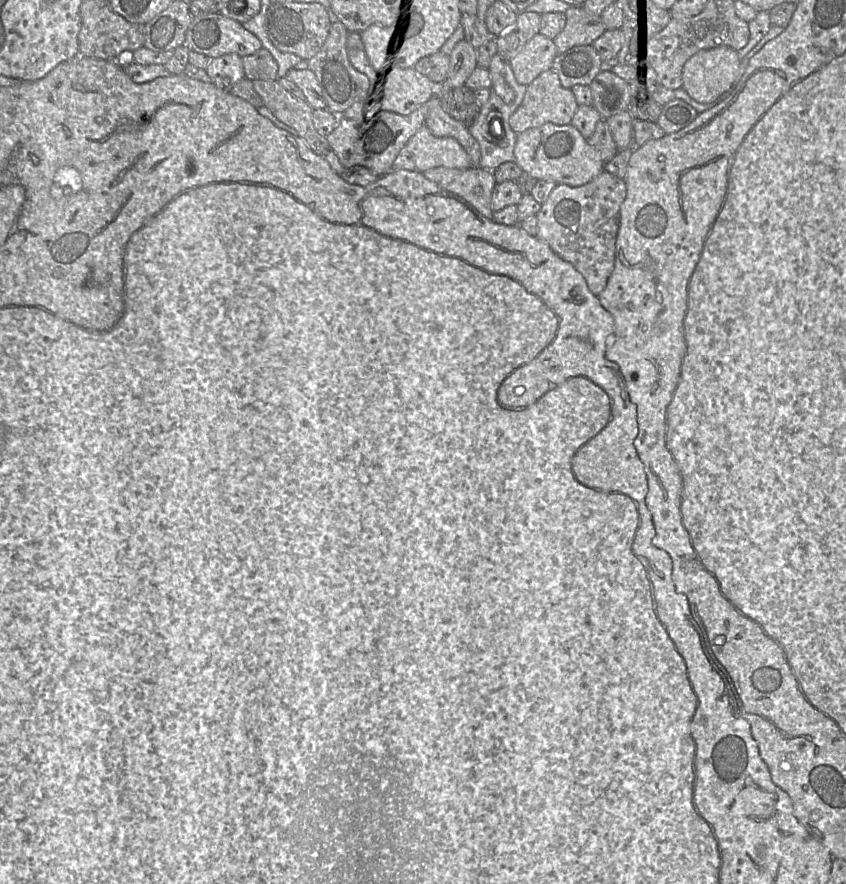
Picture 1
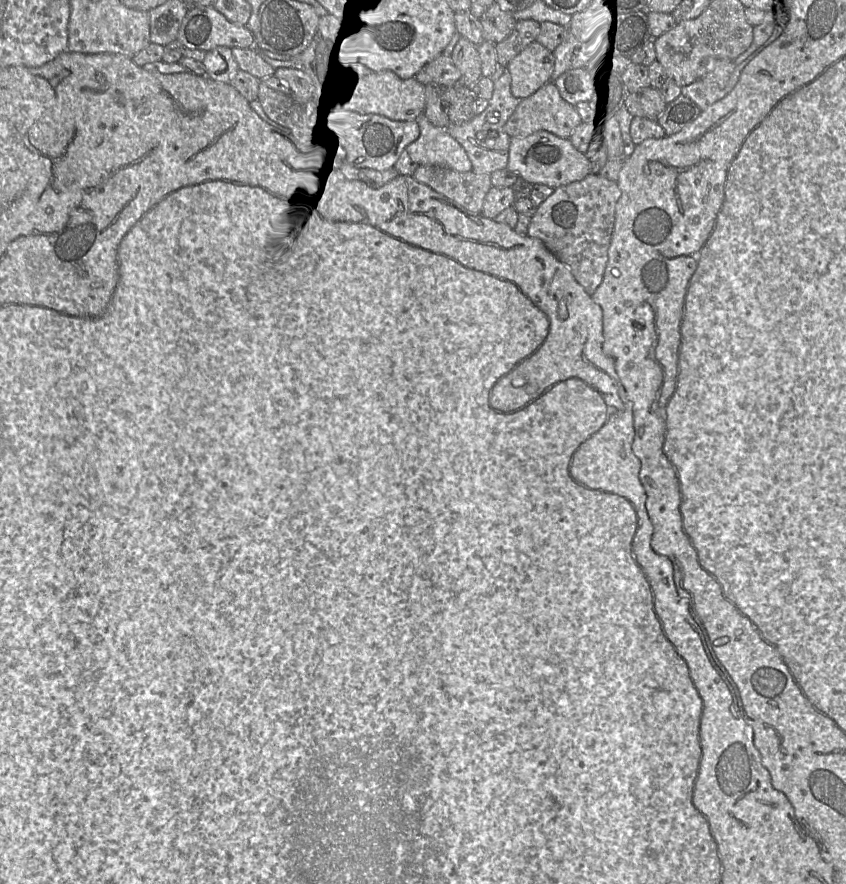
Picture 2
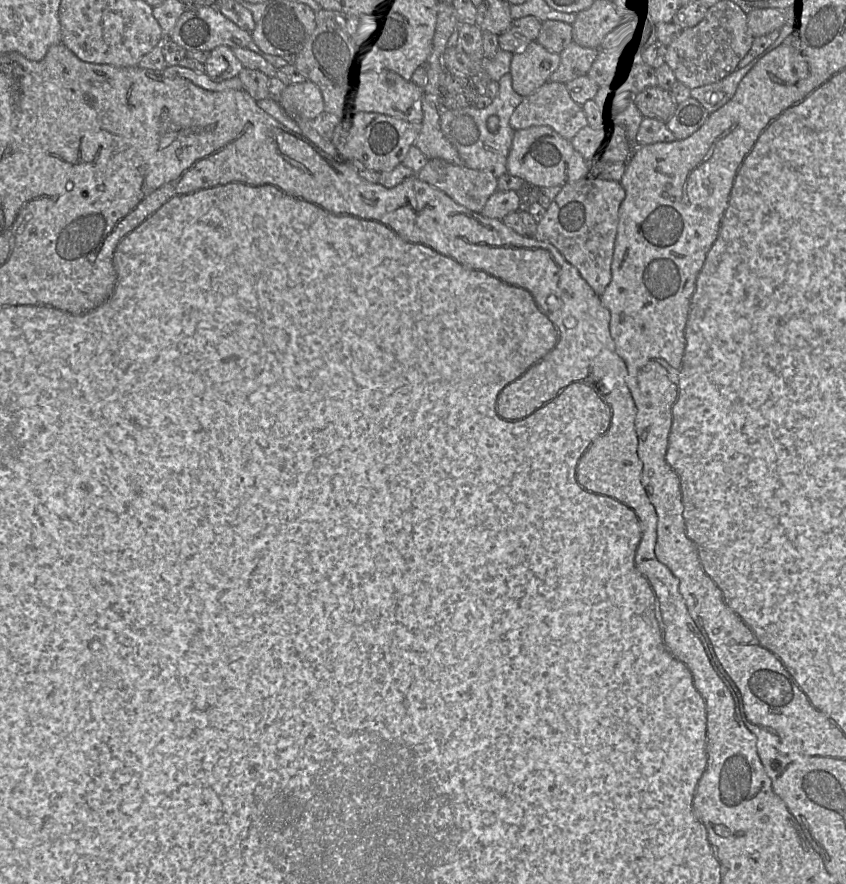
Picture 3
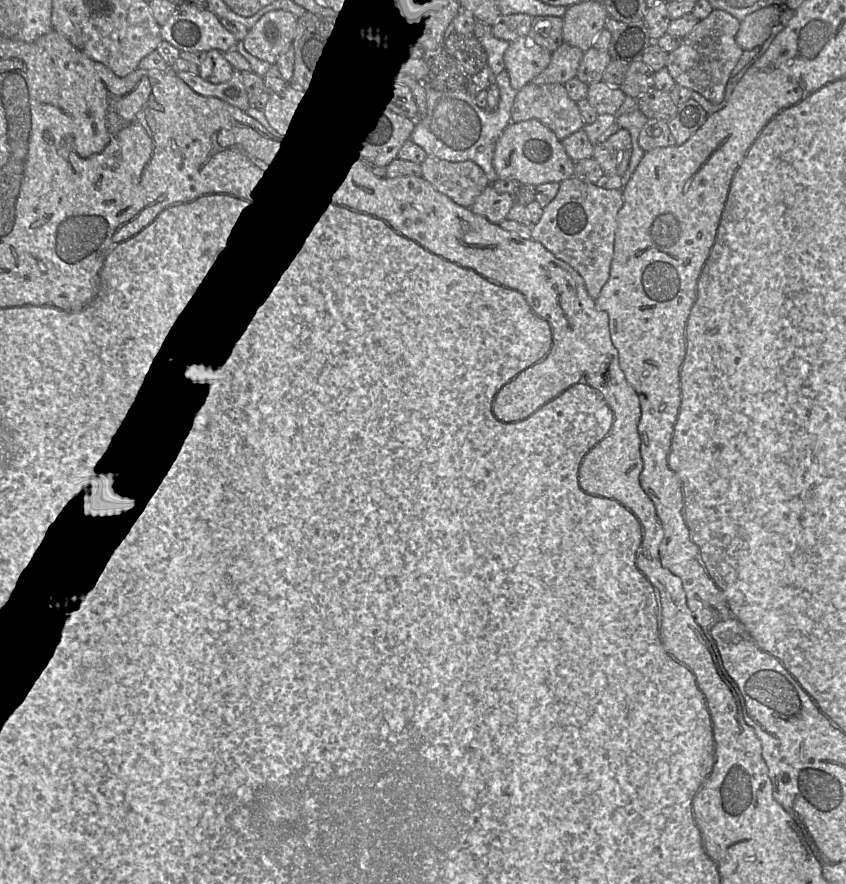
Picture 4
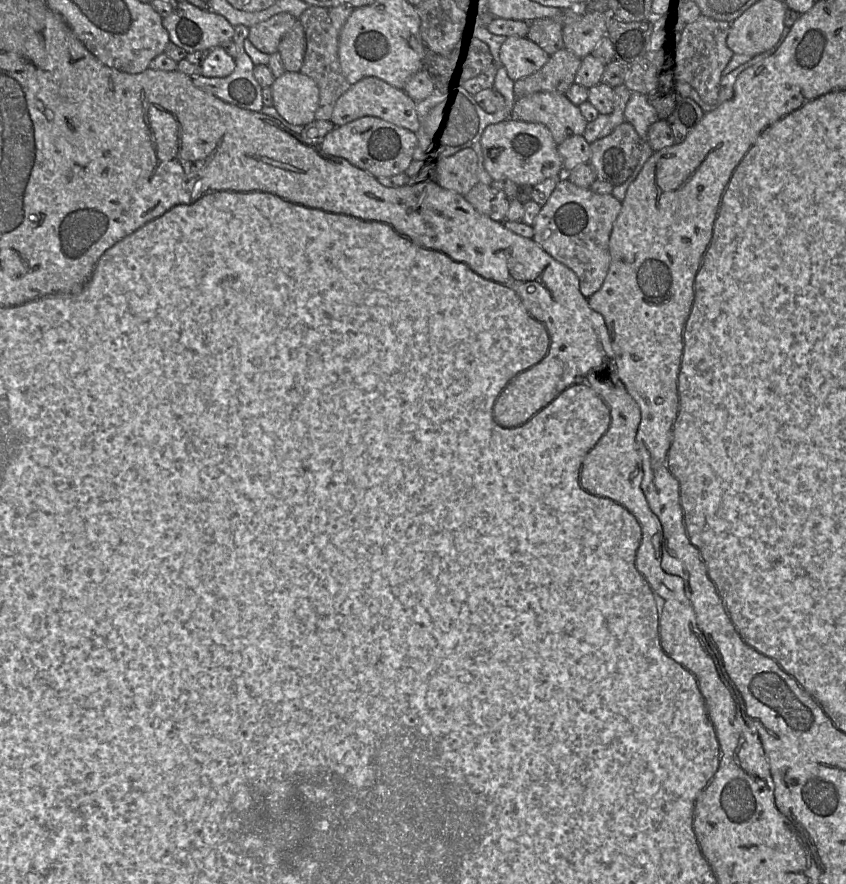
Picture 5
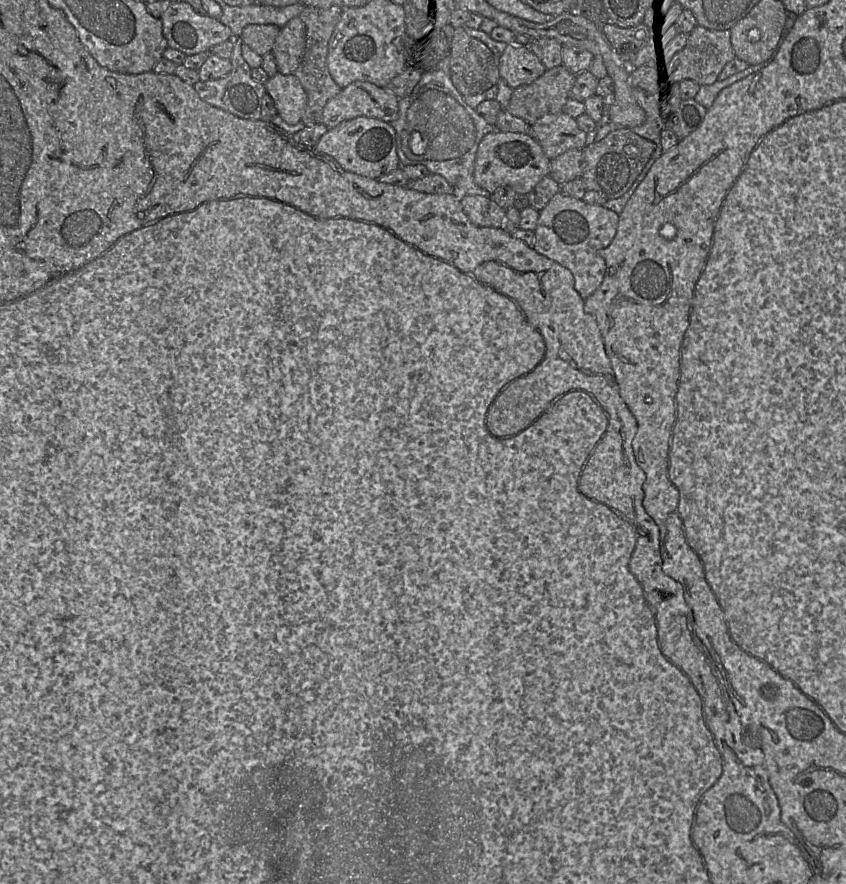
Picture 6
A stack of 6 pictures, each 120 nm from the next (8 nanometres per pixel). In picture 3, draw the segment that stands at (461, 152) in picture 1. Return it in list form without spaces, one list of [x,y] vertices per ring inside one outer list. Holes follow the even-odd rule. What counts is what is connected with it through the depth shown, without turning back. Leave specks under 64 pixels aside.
[[[423,94],[420,134],[414,143],[428,160],[441,159],[457,166],[463,161],[456,148],[445,138],[440,127],[440,108],[429,102]]]

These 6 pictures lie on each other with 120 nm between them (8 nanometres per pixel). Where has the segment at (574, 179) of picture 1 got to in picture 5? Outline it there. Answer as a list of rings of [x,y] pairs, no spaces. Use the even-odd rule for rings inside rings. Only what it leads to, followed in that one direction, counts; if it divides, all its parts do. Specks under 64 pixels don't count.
[[[507,119],[503,122],[488,126],[481,136],[481,149],[484,167],[494,181],[511,180],[520,185],[535,186],[546,179],[564,176],[562,159],[558,153],[558,145],[551,132],[540,123]]]

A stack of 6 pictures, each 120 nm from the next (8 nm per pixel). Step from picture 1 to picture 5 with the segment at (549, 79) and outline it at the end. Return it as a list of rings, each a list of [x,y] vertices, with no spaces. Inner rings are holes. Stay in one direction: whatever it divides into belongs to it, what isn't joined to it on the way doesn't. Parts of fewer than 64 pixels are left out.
[[[538,92],[517,98],[511,111],[510,119],[540,123],[548,128],[557,145],[574,135],[583,135],[588,122],[565,94]]]

